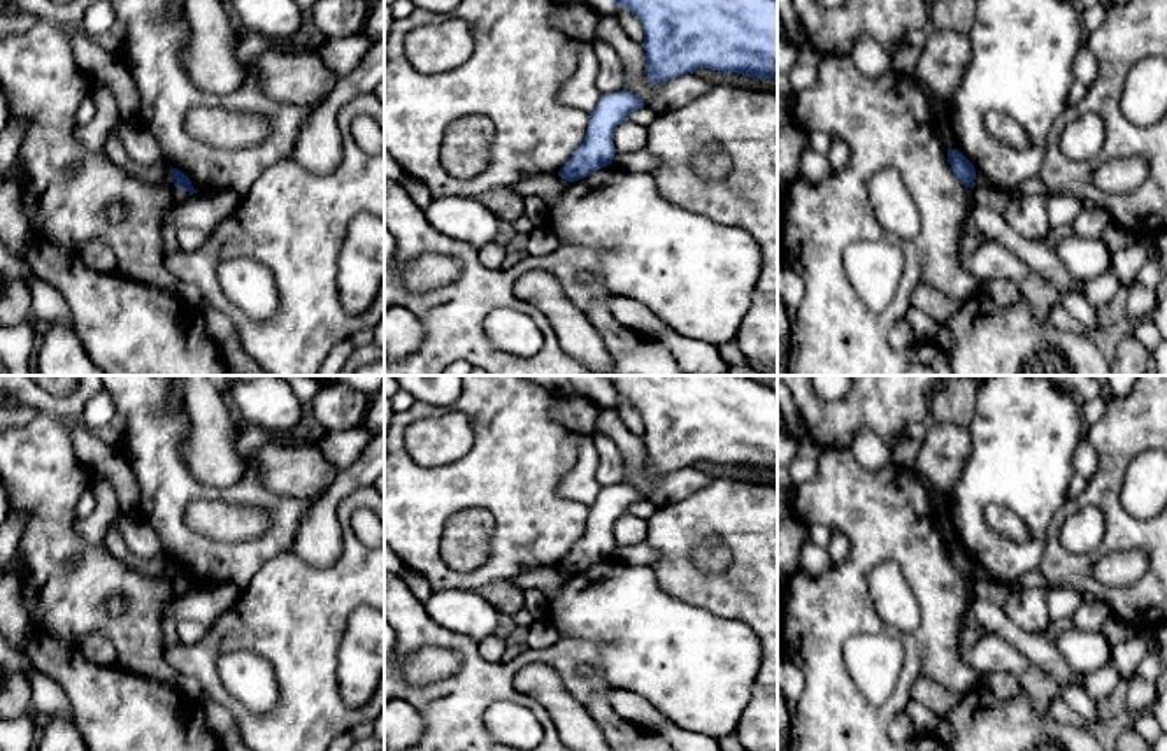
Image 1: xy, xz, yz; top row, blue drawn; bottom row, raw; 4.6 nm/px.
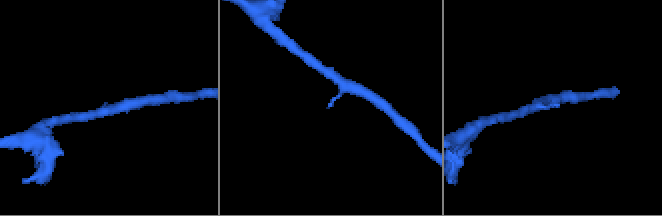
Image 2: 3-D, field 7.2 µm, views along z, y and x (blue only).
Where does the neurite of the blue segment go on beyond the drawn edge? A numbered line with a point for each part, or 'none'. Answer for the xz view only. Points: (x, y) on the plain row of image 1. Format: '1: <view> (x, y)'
none

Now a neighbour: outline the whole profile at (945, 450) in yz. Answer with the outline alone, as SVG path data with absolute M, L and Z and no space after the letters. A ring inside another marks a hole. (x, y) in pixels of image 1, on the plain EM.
M934 423L913 467L934 509L942 516L970 454L970 432L967 426Z

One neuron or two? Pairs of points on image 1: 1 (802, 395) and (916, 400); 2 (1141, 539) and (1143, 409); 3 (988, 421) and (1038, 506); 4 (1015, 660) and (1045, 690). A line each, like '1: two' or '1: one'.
1: one
2: one
3: one
4: one

